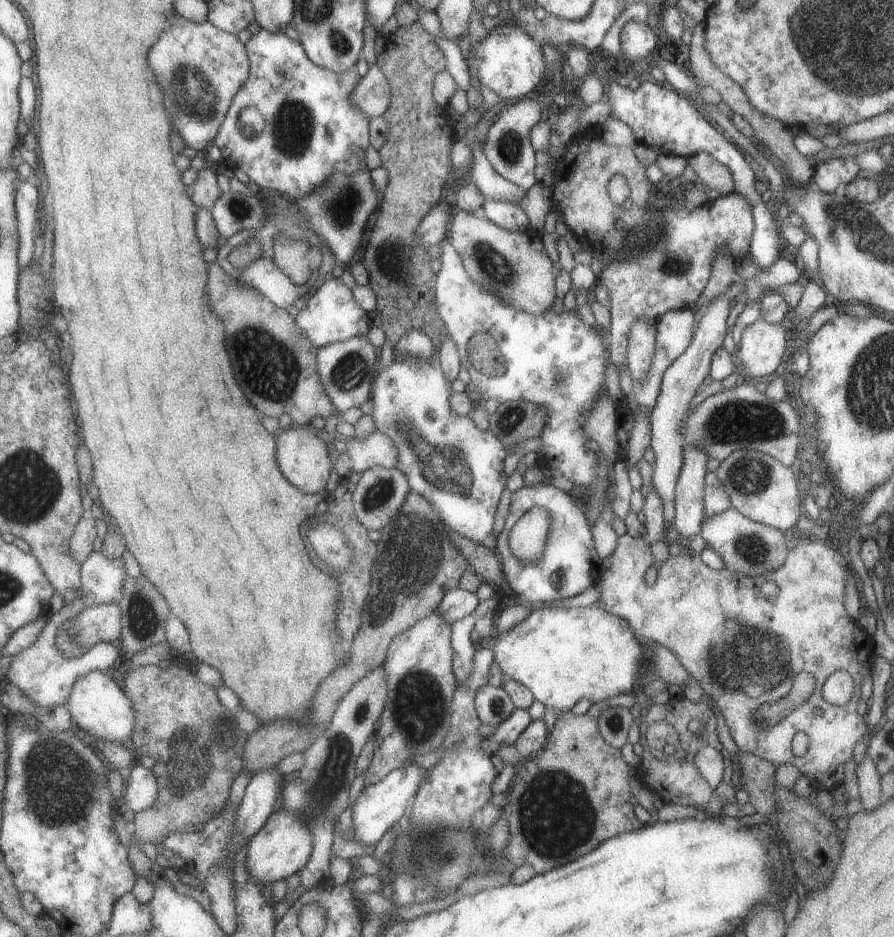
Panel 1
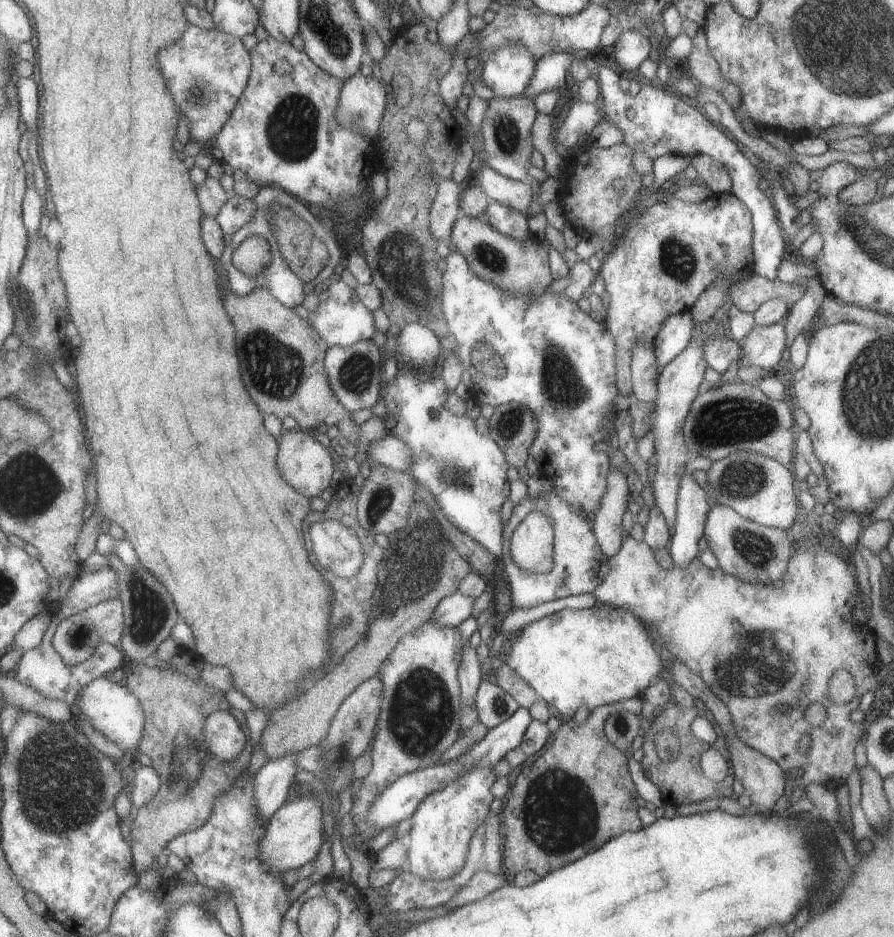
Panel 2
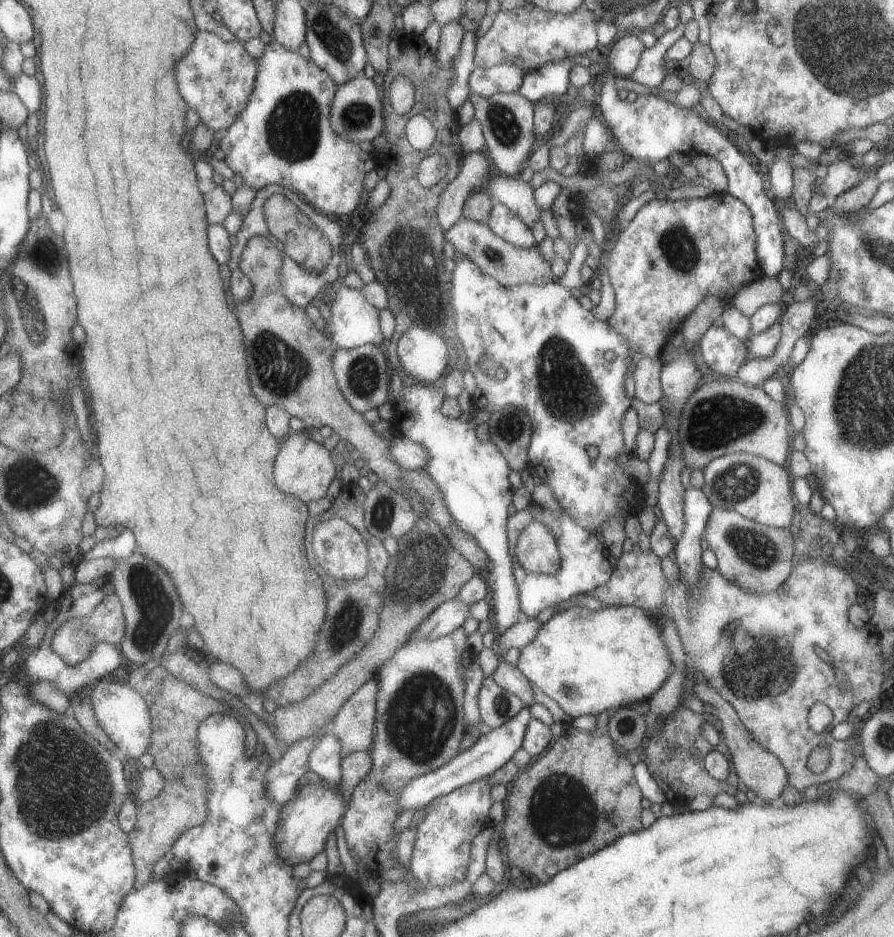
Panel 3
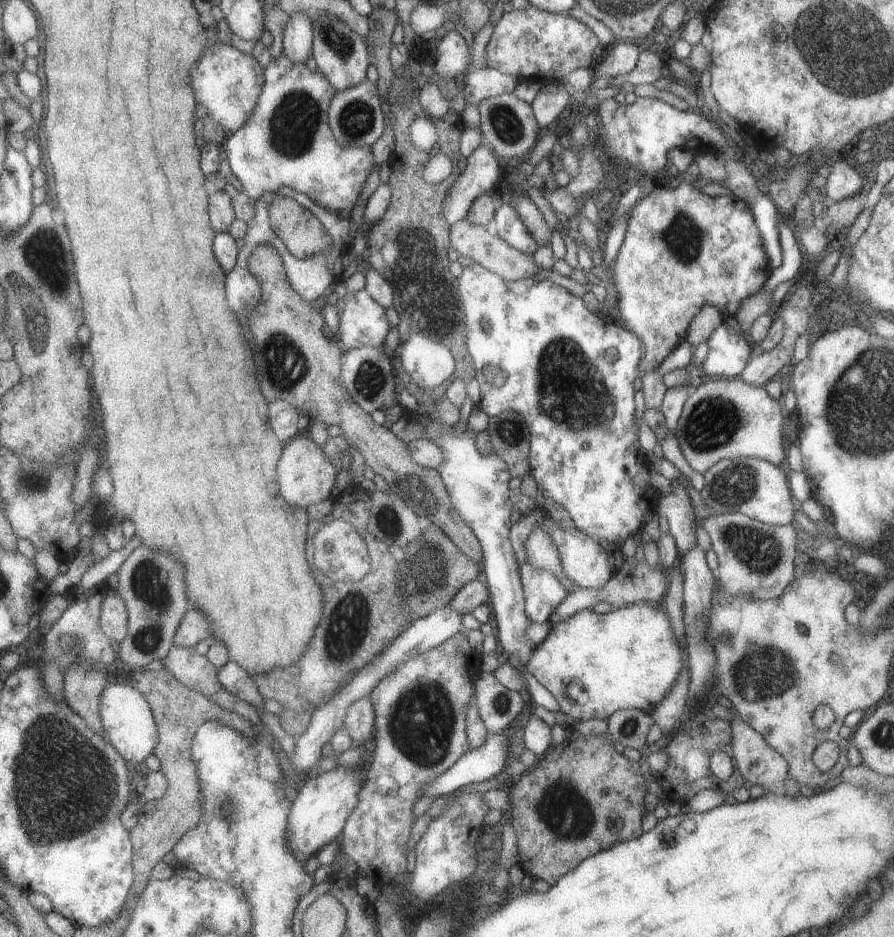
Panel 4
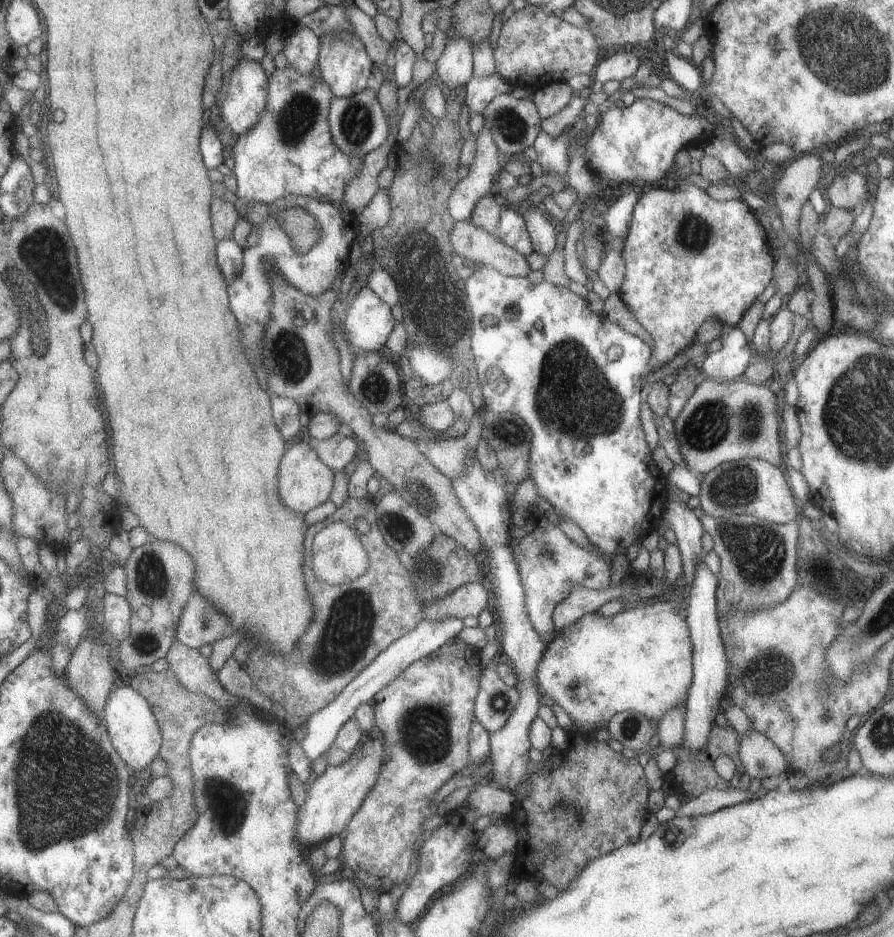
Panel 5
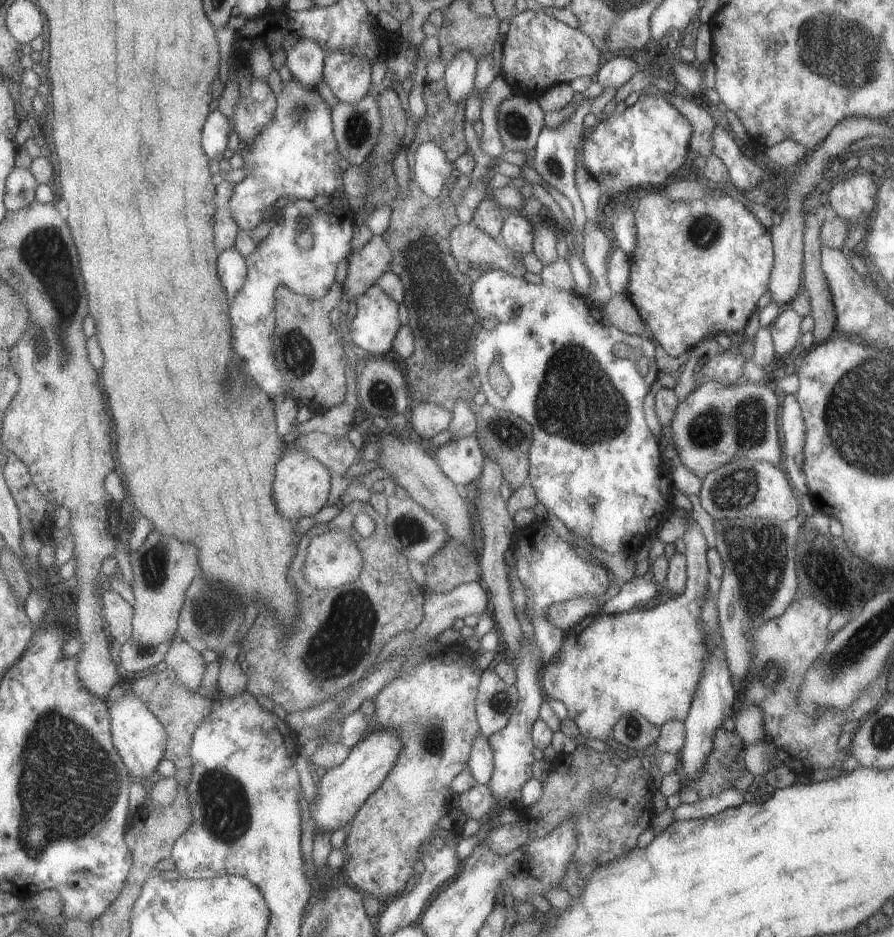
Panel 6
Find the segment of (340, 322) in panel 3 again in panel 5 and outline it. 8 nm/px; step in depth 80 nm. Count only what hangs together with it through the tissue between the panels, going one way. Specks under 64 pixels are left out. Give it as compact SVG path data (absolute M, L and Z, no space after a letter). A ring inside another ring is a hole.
M363 287L353 300L342 327L345 340L357 351L383 352L398 323L391 307L371 287Z

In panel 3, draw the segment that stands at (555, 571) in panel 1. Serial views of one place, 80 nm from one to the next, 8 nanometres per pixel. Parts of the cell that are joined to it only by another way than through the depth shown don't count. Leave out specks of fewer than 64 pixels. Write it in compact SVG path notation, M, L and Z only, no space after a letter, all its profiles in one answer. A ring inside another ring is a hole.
M531 502L527 508L516 511L515 514L509 516L506 524L506 535L509 537L511 550L515 548L519 533L531 521L540 521L550 529L551 536L554 536L555 539L558 555L560 556L560 567L558 573L554 575L530 573L515 560L513 574L518 587L520 610L522 616L525 616L527 619L536 617L539 612L547 607L559 605L572 596L587 594L594 588L604 585L609 580L614 569L612 559L607 555L597 535L590 533L581 525L575 524L575 521L565 511L562 510L562 514L557 511L548 512L542 510L534 502Z

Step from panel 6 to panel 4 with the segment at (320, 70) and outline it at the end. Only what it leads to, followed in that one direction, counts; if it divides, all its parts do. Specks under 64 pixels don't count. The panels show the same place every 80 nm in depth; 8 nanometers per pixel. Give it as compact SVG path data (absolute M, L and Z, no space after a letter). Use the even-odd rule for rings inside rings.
M301 11L289 15L283 32L283 54L295 62L307 62L314 54L314 22Z

